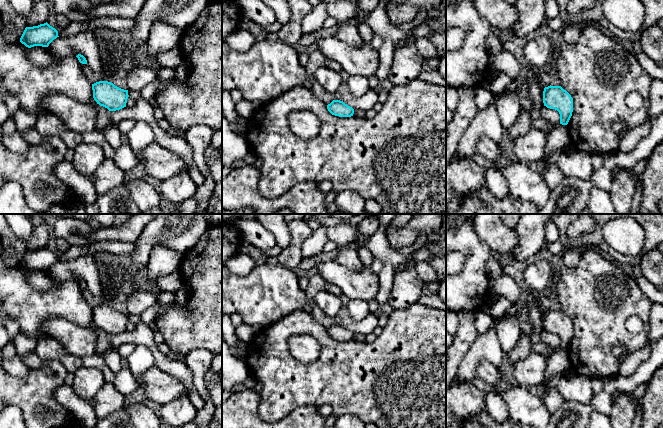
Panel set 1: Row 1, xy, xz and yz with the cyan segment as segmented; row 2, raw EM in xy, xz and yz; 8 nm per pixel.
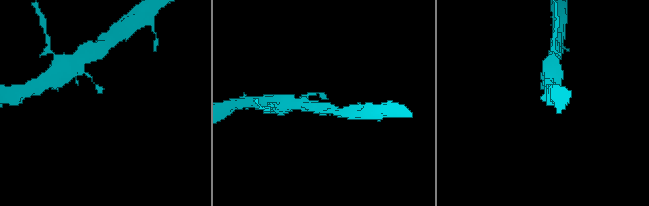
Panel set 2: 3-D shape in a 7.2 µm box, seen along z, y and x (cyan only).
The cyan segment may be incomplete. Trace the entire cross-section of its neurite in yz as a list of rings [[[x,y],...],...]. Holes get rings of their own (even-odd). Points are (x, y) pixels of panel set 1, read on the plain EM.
[[[548,310],[543,315],[544,330],[560,338],[560,348],[567,349],[573,336],[573,322],[561,310]]]

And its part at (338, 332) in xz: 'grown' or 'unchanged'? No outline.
unchanged

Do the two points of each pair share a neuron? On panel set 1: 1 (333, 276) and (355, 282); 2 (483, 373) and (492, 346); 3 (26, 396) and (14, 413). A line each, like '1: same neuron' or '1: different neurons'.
1: same neuron
2: different neurons
3: different neurons

